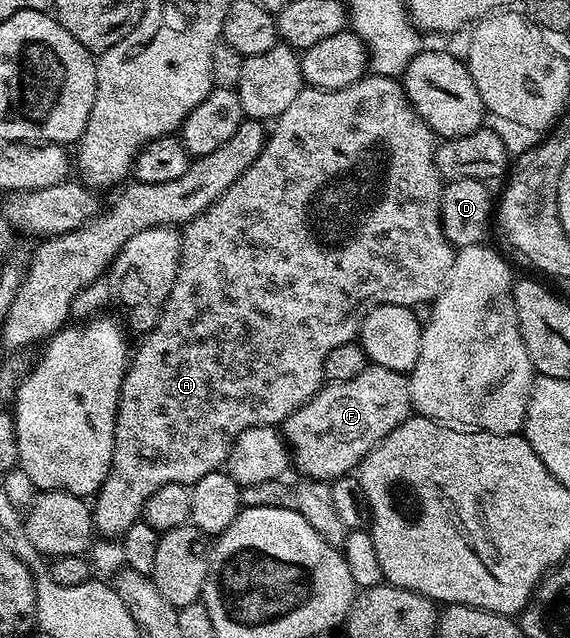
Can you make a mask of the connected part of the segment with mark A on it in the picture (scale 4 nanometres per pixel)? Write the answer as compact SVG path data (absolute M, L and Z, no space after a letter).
M365 75L361 77L360 80L350 83L350 87L342 87L341 89L314 89L305 87L301 89L298 96L295 97L294 103L290 103L290 107L286 107L286 111L282 111L282 115L275 118L273 125L276 126L270 129L270 132L267 134L264 150L260 152L258 159L254 159L252 166L248 168L206 212L201 213L199 217L195 217L193 221L189 221L187 225L183 226L180 239L180 266L178 267L176 282L170 291L170 295L166 299L156 328L146 334L143 340L141 340L144 342L142 342L137 349L135 346L134 352L130 357L128 370L125 371L124 378L122 379L120 398L118 399L118 407L116 408L116 426L114 427L114 447L112 448L110 471L106 475L103 487L95 493L94 504L92 505L92 523L95 532L99 534L101 538L123 538L125 531L127 531L134 522L141 520L146 499L150 499L150 495L154 495L154 491L158 491L158 487L162 487L166 483L178 483L179 485L191 487L195 485L198 479L202 479L206 475L217 472L217 470L227 462L230 451L232 450L232 444L238 439L238 435L242 431L246 431L250 427L258 427L259 425L271 425L273 427L283 426L286 418L290 415L294 415L294 411L298 411L298 407L305 405L325 384L324 364L326 363L326 355L330 355L330 351L334 351L334 347L342 347L342 343L357 340L360 325L366 319L366 315L371 309L379 305L406 305L409 307L417 307L416 305L425 304L424 306L427 306L429 303L435 301L441 289L443 289L444 284L448 281L452 264L456 258L456 249L446 239L444 228L442 227L442 219L440 218L442 178L439 171L436 170L436 146L438 141L429 125L417 115L416 109L409 103L408 95L404 92L404 86L397 78Z

